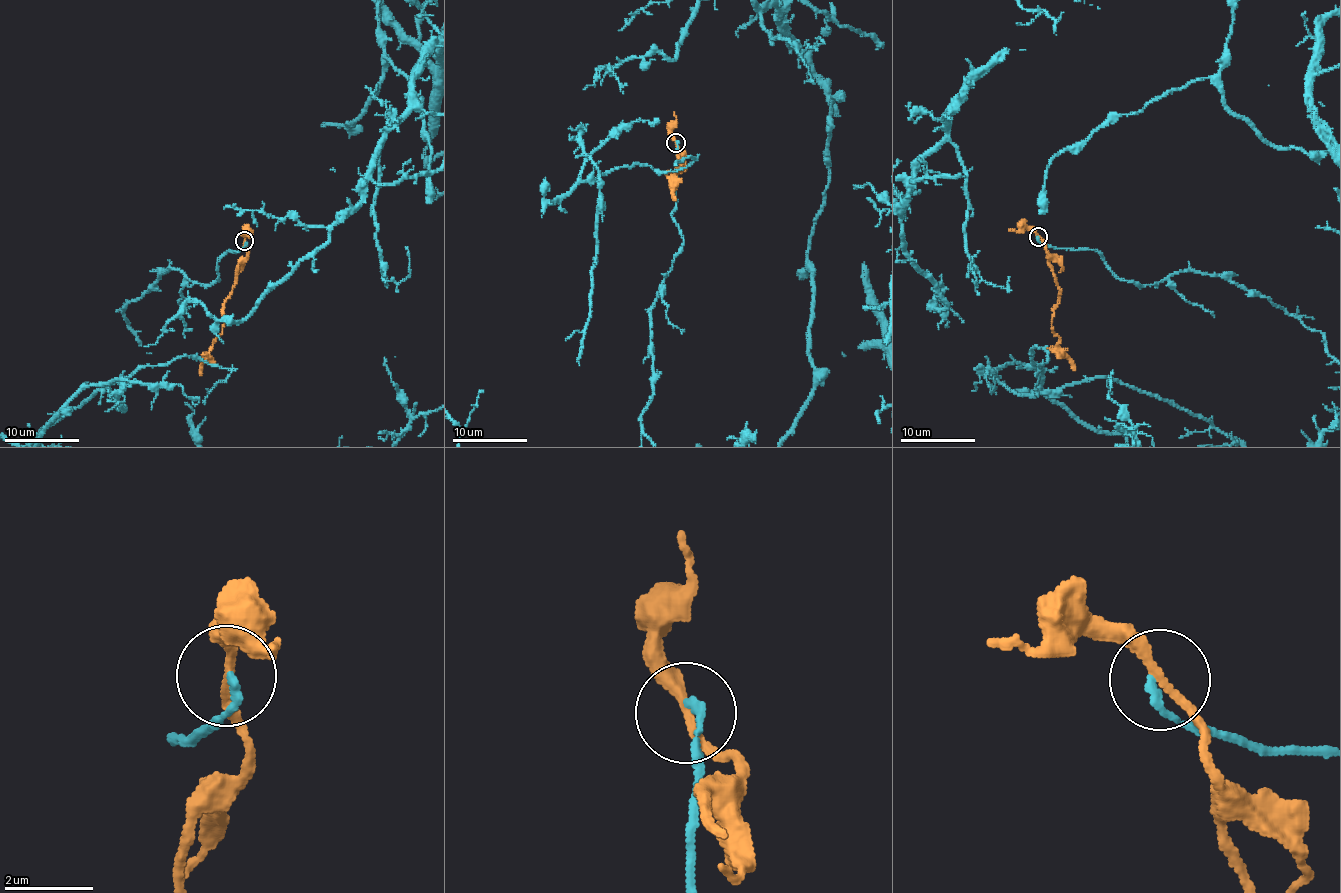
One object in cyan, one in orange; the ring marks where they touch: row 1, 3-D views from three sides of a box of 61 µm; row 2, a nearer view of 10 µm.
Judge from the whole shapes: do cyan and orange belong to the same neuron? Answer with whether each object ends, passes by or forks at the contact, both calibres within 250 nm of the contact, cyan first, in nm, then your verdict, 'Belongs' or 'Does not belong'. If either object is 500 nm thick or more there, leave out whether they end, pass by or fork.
At the ring cyan ends. At the ring orange passes by. Thickness 150 nm (cyan) against 200 nm. Belongs

